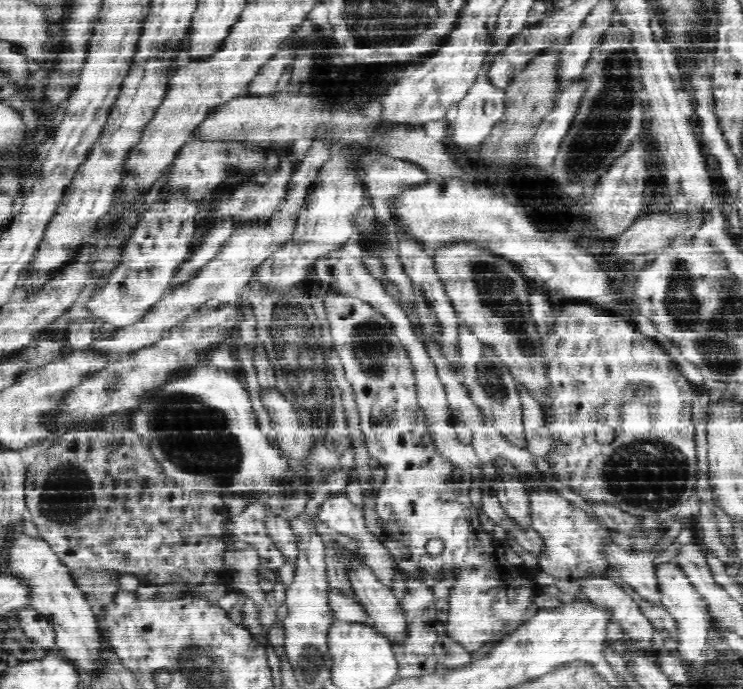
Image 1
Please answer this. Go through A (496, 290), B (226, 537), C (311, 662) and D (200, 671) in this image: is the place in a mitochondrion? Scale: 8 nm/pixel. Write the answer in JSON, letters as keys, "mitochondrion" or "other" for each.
{"A":"mitochondrion","B":"other","C":"mitochondrion","D":"mitochondrion"}

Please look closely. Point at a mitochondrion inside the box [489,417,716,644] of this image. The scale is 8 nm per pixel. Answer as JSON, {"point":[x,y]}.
{"point":[636,473]}

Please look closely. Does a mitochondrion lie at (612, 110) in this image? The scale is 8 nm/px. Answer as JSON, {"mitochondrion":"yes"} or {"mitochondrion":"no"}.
{"mitochondrion":"yes"}

